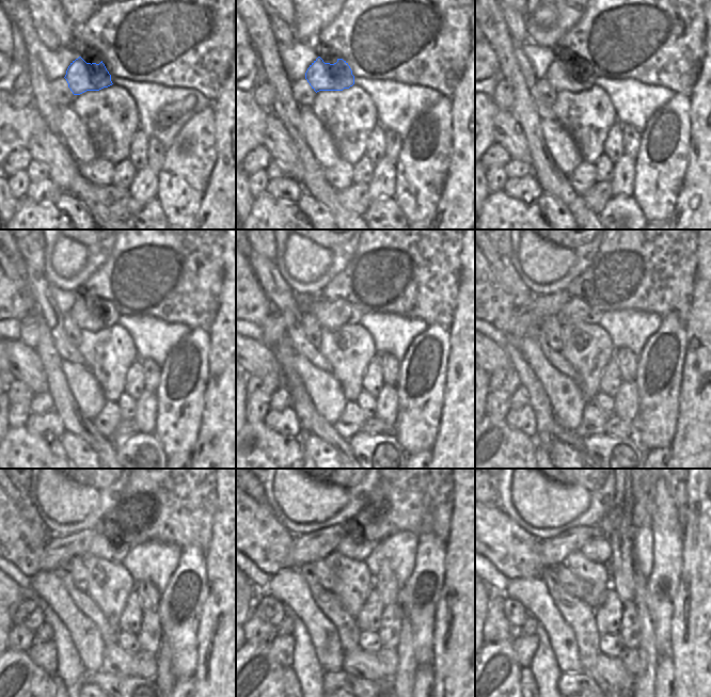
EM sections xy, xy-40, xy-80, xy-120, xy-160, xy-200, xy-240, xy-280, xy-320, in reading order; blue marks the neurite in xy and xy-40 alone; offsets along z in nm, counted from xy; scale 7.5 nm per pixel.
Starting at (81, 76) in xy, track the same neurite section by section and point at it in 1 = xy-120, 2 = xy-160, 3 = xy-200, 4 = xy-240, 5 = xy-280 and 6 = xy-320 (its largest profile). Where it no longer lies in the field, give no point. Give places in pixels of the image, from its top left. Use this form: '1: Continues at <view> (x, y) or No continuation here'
1: Continues at xy-120 (89, 316)
2: Continues at xy-160 (335, 313)
3: Continues at xy-200 (578, 309)
4: Continues at xy-240 (101, 547)
5: Continues at xy-280 (353, 549)
6: Continues at xy-320 (598, 550)

